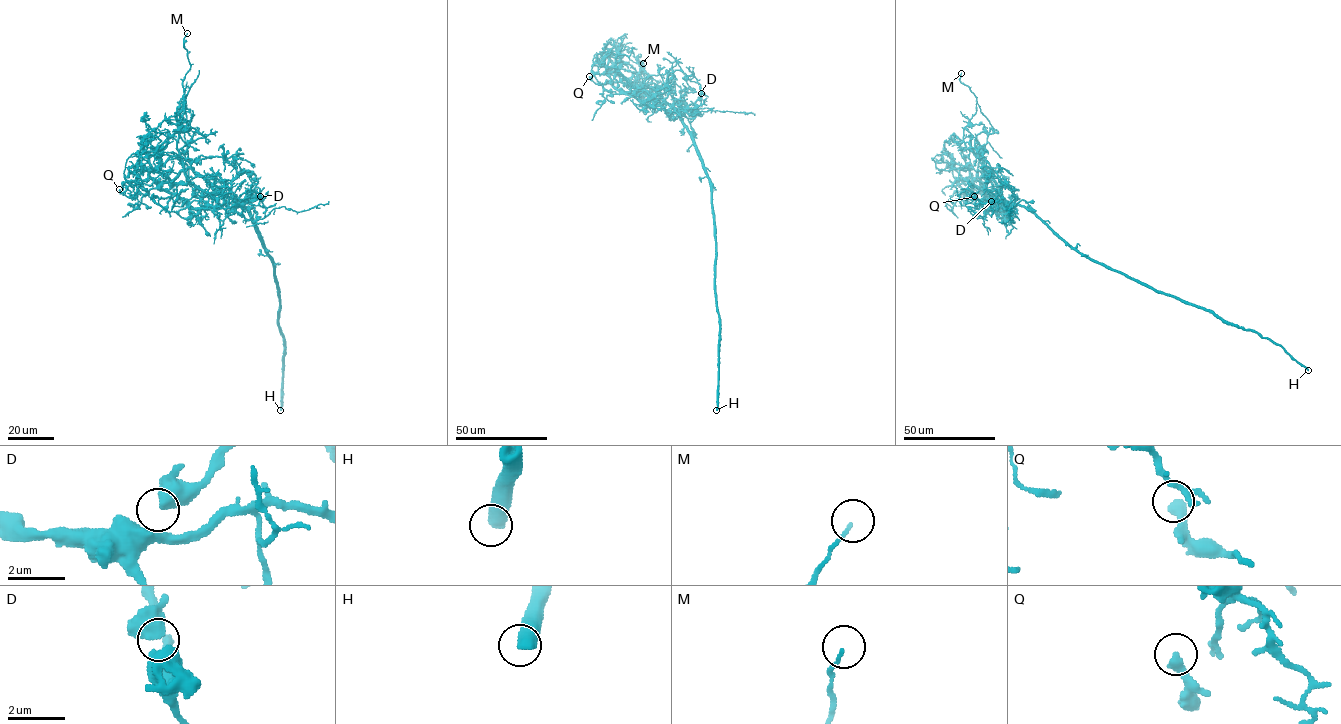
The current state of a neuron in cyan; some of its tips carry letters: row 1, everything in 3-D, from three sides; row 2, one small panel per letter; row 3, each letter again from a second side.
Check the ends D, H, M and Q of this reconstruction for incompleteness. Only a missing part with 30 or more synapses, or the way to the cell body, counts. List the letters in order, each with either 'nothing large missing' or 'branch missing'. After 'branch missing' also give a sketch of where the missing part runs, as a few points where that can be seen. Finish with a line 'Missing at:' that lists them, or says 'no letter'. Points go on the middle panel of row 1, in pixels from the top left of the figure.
D: nothing large missing
H: branch missing
M: nothing large missing
Q: nothing large missing
Missing at: H

